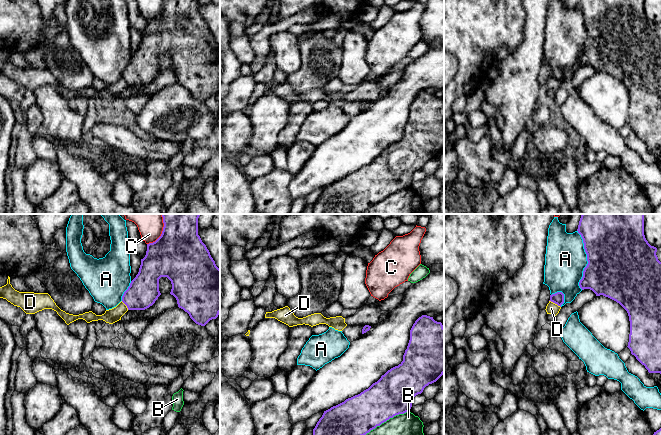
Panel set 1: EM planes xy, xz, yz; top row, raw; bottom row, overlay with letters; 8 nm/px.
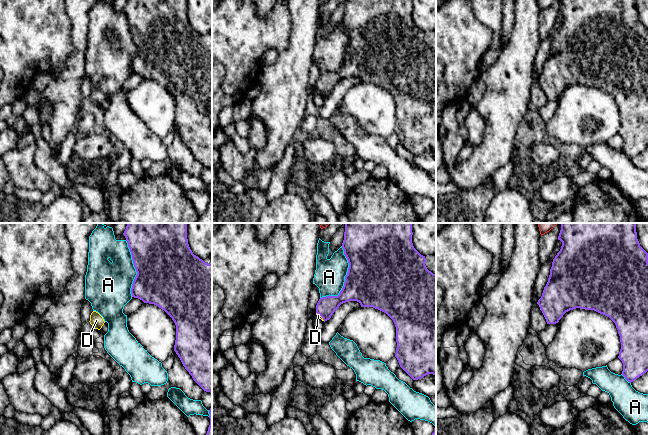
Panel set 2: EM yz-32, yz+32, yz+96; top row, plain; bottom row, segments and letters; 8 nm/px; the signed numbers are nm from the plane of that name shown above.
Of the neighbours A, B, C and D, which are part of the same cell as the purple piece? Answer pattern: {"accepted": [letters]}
{"accepted": []}

